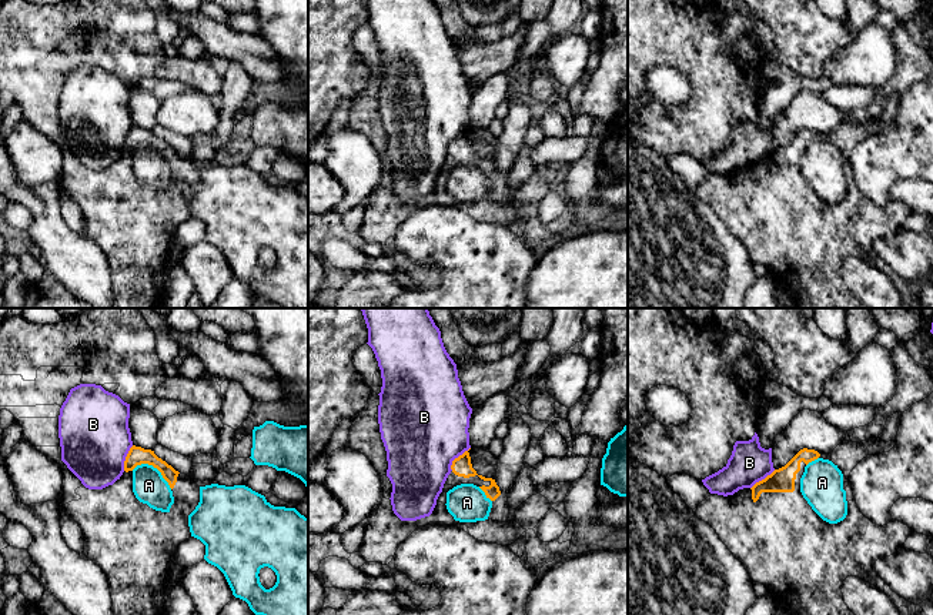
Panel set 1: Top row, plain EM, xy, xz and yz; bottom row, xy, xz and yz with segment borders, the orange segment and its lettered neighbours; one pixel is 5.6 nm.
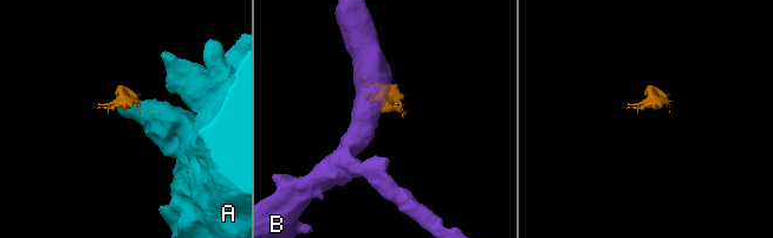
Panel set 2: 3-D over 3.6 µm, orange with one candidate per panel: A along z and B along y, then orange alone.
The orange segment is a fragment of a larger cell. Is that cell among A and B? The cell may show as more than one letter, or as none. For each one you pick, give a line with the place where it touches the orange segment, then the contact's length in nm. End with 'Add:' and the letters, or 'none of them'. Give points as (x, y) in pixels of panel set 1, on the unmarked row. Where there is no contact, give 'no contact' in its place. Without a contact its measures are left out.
Add: none of them

